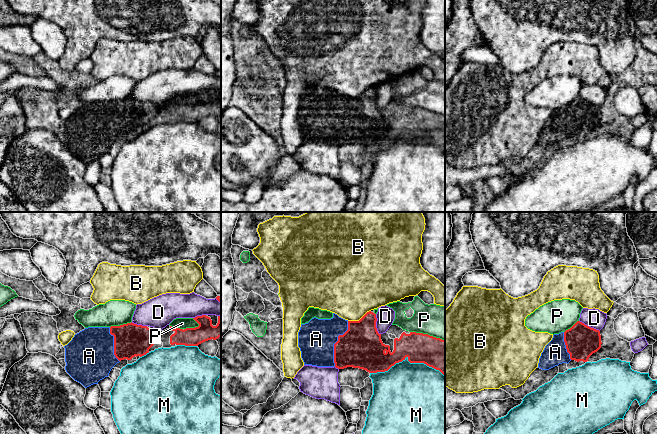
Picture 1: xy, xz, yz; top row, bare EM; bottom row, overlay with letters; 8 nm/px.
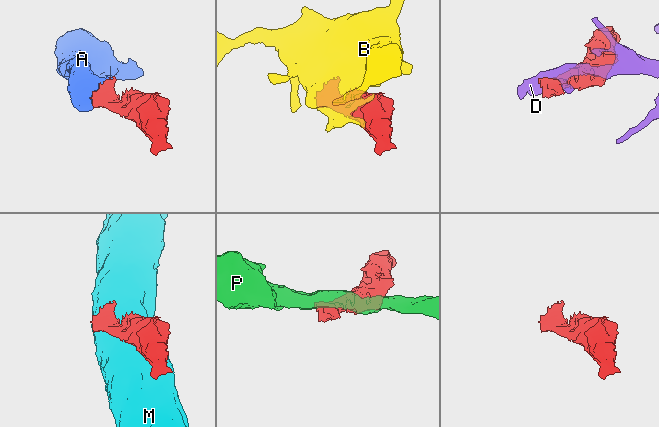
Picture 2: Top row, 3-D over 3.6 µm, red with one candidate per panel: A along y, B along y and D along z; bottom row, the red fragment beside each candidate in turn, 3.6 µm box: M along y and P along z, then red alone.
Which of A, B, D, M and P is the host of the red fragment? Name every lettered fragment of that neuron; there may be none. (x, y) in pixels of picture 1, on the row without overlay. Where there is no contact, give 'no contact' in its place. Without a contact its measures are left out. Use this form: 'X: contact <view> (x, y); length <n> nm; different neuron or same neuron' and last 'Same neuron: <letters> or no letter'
A: contact xz (336, 118); length 380 nm; same neuron
B: contact xz (360, 95); length 200 nm; different neuron
D: contact xz (375, 100); length 170 nm; different neuron
M: contact xz (408, 135); length 600 nm; different neuron
P: contact xz (427, 110); length 280 nm; different neuron
Same neuron: A

